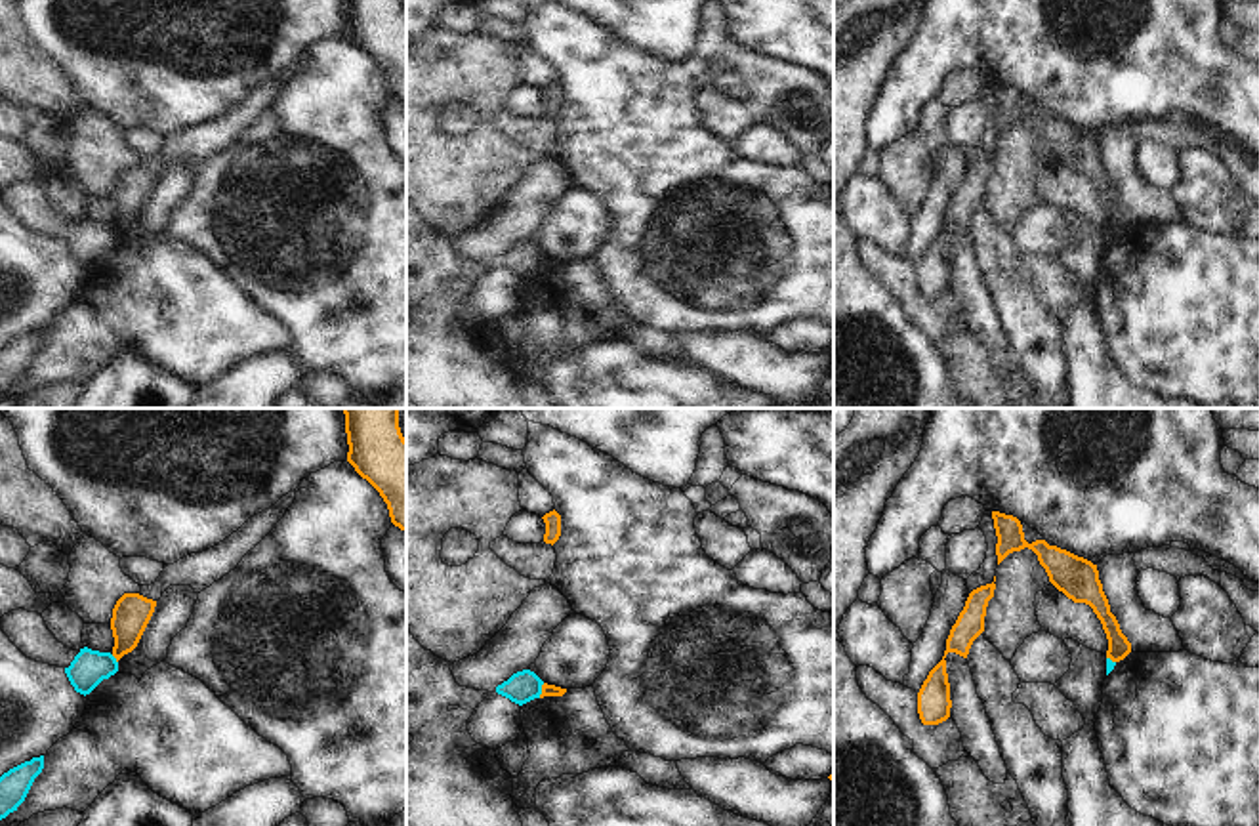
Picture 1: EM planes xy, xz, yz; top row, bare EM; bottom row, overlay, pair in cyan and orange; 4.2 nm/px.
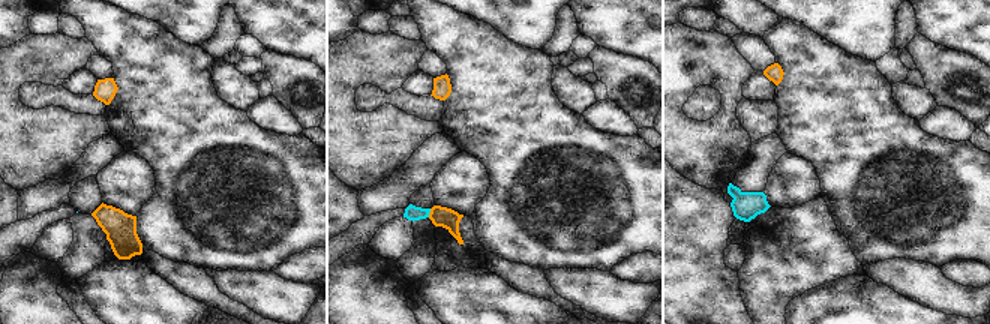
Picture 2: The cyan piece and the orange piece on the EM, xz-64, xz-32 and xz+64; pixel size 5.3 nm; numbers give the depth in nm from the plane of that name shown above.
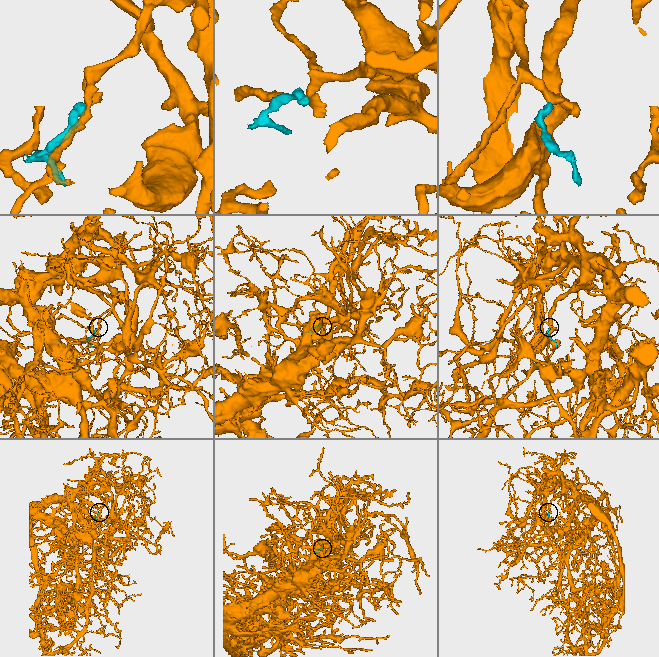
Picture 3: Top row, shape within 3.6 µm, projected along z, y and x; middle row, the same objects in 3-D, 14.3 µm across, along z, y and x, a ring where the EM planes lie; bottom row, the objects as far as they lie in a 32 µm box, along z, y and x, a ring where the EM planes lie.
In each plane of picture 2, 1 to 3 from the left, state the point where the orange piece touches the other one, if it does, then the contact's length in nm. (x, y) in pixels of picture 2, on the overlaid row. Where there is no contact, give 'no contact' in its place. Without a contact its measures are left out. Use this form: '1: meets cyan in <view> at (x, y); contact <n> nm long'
1: no contact
2: meets cyan in xz-32 at (429, 212); contact 50 nm long
3: no contact

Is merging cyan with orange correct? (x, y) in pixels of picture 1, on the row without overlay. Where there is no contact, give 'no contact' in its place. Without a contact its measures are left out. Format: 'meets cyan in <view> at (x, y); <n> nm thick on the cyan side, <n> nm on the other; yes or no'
meets cyan in xz at (540, 264); 140 nm thick on the cyan side, 50 nm on the other; no

